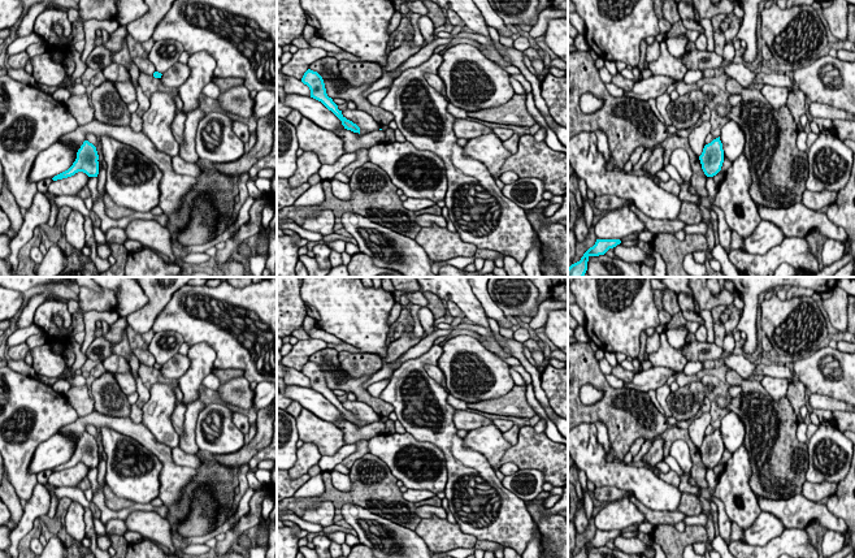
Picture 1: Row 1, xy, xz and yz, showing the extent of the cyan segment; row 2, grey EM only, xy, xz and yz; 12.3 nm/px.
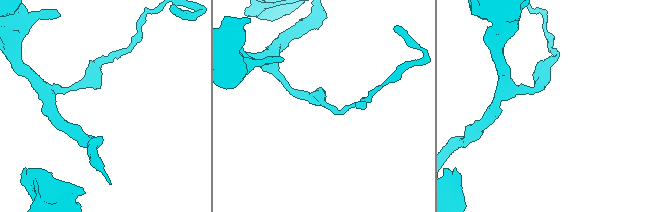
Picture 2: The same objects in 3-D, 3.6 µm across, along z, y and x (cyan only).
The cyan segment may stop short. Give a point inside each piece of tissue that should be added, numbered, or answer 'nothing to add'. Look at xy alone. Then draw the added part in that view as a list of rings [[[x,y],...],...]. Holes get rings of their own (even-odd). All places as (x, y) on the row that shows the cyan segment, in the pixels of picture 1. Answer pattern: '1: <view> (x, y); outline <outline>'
nothing to add

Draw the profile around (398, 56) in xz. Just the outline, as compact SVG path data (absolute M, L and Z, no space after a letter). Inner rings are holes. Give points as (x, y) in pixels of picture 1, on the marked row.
M404 30L400 38L403 39L403 44L387 55L387 65L383 68L383 73L398 69L403 62L422 48L422 46L411 46L411 42L413 40L411 30Z

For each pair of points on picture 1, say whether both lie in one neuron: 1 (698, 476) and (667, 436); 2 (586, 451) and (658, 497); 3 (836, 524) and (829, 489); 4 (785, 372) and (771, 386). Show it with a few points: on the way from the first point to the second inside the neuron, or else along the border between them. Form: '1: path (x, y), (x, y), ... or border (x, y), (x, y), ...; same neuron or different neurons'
1: path (697, 462), (691, 445), (681, 436); same neuron
2: path (602, 470), (639, 481); same neuron
3: border (801, 493), (819, 502); different neurons
4: border (759, 377), (778, 377), (789, 383); different neurons

